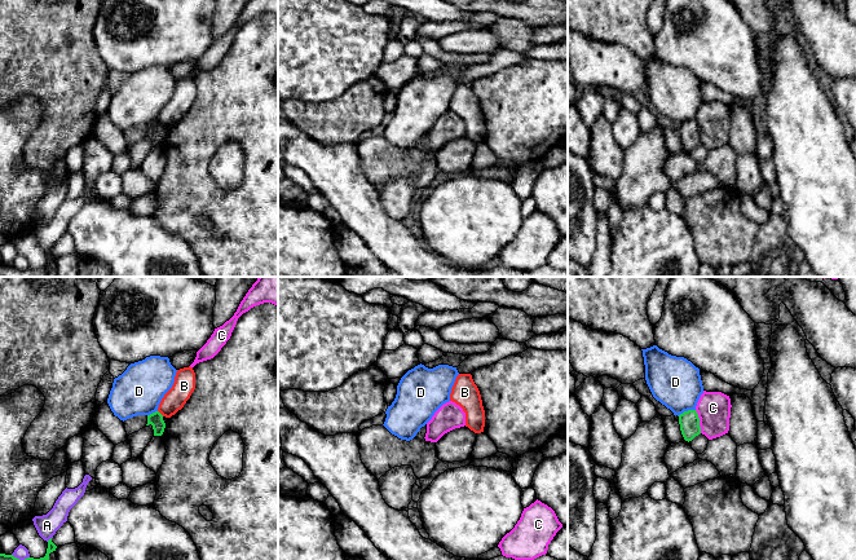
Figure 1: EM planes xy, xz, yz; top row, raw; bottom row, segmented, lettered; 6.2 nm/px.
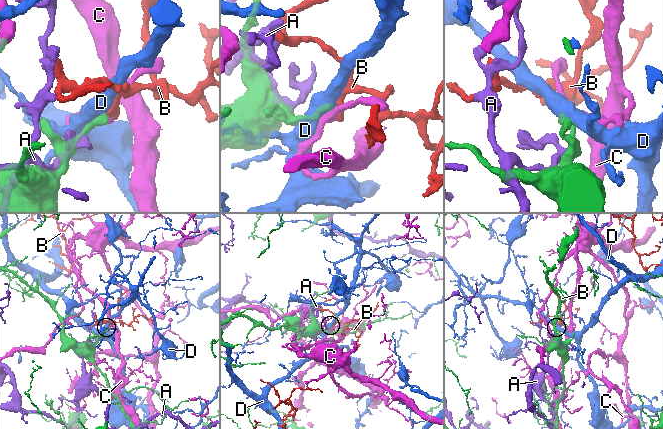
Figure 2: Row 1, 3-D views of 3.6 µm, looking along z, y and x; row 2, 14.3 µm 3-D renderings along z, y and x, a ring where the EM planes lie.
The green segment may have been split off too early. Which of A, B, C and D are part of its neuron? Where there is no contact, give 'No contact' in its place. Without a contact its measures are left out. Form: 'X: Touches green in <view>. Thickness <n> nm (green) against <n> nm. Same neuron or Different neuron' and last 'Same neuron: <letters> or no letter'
A: Touches green in xy. Thickness 130 nm (green) against 90 nm. Different neuron
B: Touches green in xy. Thickness 90 nm (green) against 140 nm. Different neuron
C: Touches green in yz. Thickness 130 nm (green) against 200 nm. Different neuron
D: Touches green in yz. Thickness 130 nm (green) against 320 nm. Different neuron
Same neuron: no letter

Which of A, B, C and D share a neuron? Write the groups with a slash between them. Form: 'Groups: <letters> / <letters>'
Groups: A / B D / C

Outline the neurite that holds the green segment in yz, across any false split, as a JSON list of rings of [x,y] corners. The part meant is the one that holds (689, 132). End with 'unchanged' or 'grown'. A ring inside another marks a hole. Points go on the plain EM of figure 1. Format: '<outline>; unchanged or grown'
[[[688,120],[679,125],[680,141],[685,151],[692,151],[701,144],[700,128],[696,120]]]; unchanged

